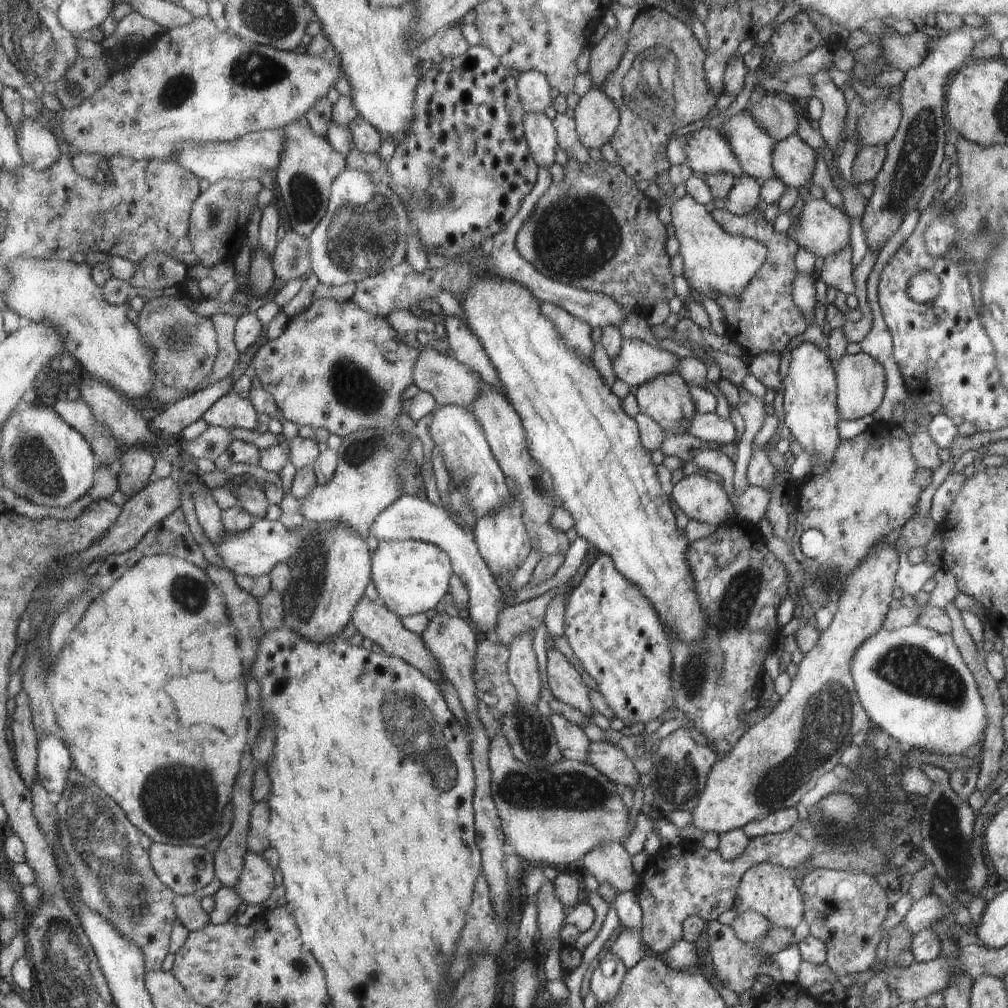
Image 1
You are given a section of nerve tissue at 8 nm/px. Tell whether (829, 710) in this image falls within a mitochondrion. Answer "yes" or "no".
yes

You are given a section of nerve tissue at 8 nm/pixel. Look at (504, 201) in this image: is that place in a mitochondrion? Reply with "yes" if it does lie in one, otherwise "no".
no

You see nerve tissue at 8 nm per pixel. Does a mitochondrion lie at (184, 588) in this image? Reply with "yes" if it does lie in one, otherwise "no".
yes

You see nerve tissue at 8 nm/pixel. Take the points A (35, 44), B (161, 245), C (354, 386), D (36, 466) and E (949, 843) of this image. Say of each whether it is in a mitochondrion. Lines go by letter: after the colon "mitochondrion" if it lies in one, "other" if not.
A: mitochondrion
B: other
C: mitochondrion
D: mitochondrion
E: mitochondrion

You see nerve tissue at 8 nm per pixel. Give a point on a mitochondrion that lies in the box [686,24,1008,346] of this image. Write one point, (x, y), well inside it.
(917, 155)

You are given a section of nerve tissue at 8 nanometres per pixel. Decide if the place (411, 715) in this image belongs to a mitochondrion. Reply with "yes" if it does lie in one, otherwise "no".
yes

